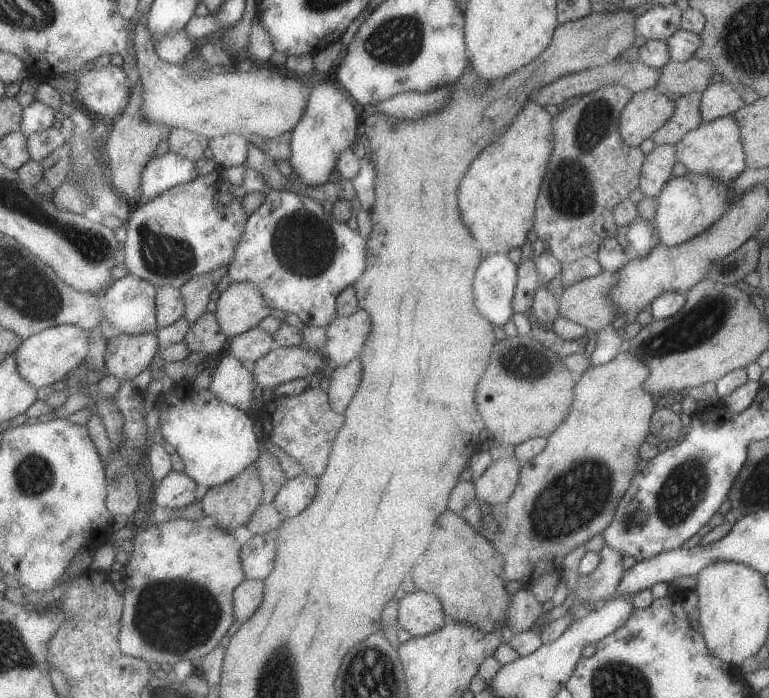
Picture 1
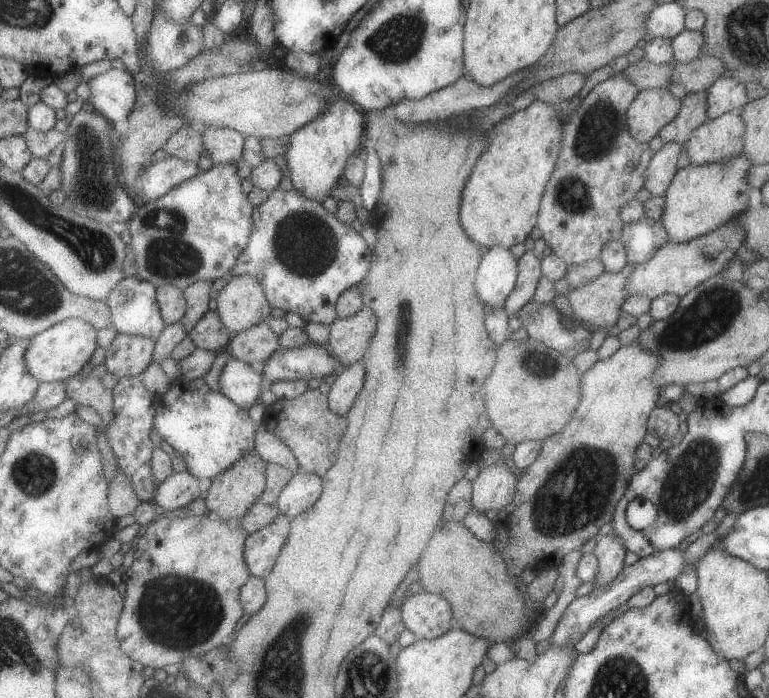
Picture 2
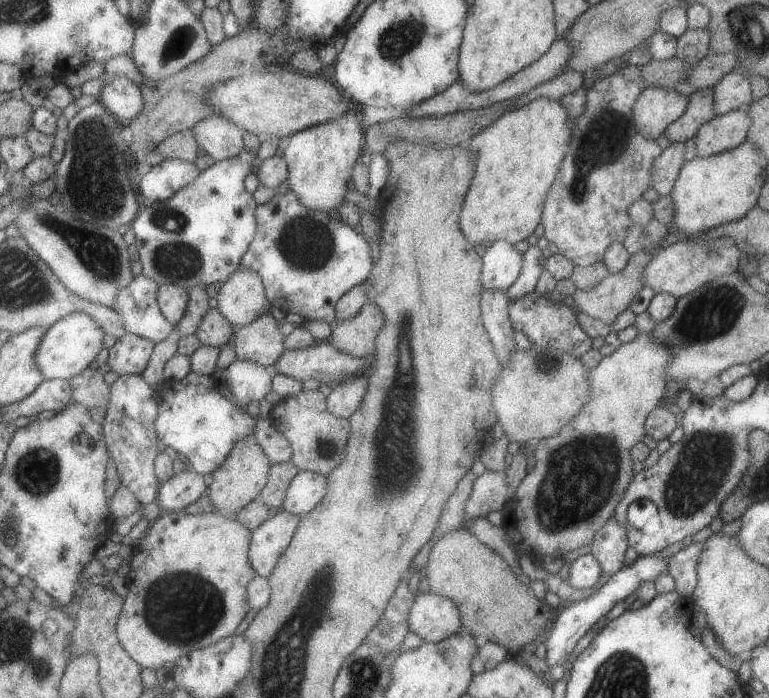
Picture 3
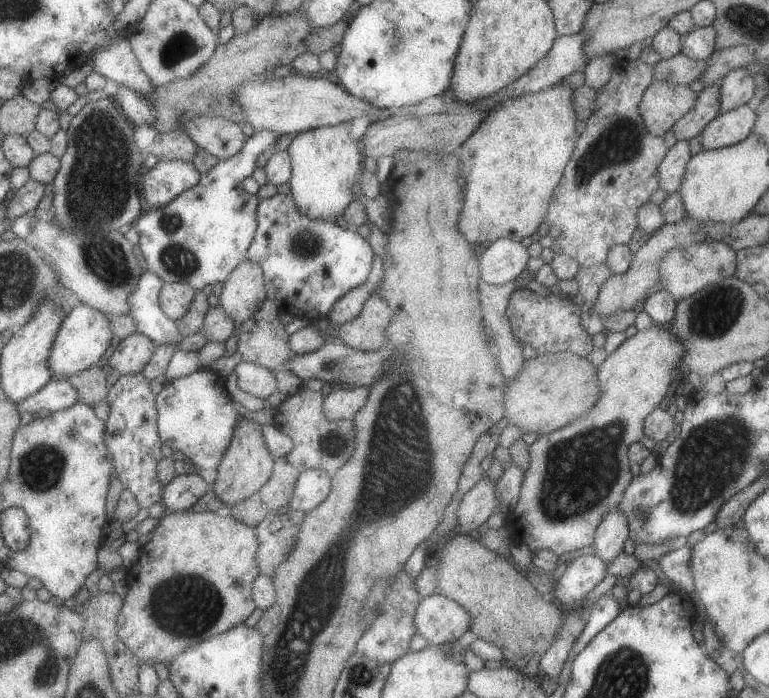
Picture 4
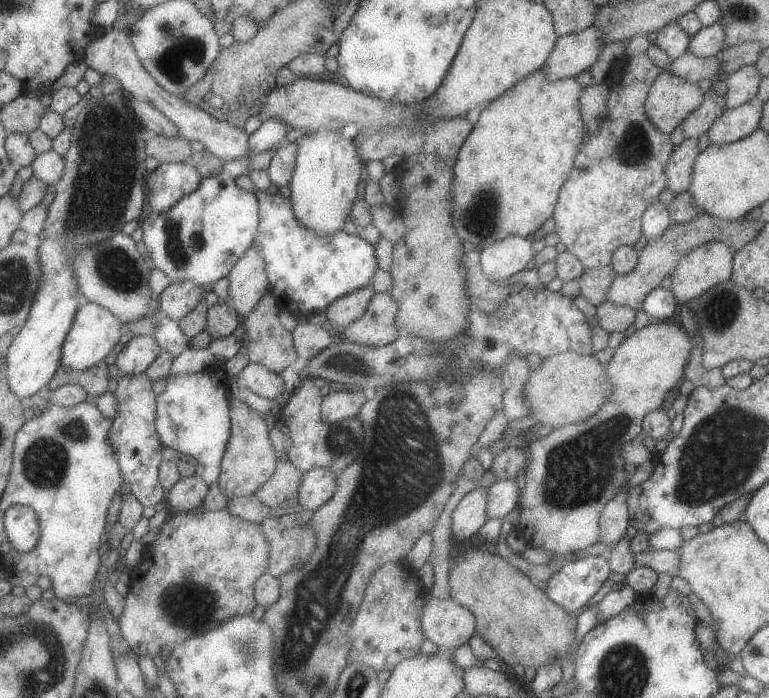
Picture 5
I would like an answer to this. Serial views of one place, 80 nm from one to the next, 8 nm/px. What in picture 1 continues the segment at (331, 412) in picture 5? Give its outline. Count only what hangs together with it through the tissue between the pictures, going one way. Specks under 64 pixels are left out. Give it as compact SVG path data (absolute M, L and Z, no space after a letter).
M360 357L353 359L347 366L333 367L329 372L329 394L332 408L345 414L353 398L358 393L364 368Z

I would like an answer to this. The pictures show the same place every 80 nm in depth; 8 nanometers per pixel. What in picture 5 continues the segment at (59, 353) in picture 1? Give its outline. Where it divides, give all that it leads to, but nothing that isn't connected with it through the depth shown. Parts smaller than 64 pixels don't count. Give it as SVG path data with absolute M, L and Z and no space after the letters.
M83 298L73 328L64 344L62 369L82 371L90 369L101 361L106 361L107 356L115 350L115 346L123 338L123 334L125 334L124 322L118 316L115 316L108 308Z

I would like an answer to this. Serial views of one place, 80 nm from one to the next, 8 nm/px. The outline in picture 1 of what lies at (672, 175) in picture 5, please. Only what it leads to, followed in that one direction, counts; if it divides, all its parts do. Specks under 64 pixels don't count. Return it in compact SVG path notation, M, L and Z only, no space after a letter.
M670 144L657 145L644 156L638 180L639 190L645 197L656 198L672 177L671 170L676 162L675 147Z

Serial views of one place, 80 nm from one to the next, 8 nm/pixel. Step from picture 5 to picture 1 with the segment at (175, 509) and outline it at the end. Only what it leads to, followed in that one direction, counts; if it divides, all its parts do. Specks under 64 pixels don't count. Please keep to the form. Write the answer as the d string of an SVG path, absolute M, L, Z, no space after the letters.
M187 470L183 472L171 471L160 483L156 484L153 503L166 509L180 509L188 507L197 500L199 483L189 476Z

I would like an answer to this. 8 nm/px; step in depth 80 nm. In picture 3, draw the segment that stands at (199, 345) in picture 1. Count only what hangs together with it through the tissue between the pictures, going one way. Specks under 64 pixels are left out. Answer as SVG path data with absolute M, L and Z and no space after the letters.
M210 309L196 335L203 345L220 347L223 344L233 343L236 328L223 316L218 309Z

